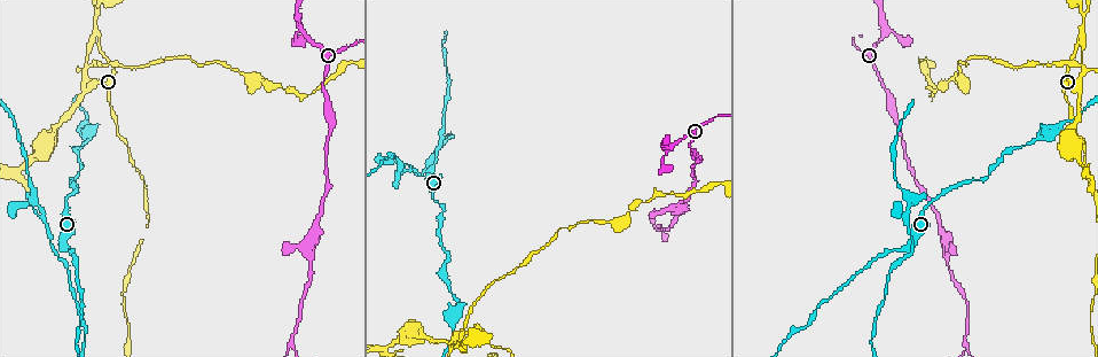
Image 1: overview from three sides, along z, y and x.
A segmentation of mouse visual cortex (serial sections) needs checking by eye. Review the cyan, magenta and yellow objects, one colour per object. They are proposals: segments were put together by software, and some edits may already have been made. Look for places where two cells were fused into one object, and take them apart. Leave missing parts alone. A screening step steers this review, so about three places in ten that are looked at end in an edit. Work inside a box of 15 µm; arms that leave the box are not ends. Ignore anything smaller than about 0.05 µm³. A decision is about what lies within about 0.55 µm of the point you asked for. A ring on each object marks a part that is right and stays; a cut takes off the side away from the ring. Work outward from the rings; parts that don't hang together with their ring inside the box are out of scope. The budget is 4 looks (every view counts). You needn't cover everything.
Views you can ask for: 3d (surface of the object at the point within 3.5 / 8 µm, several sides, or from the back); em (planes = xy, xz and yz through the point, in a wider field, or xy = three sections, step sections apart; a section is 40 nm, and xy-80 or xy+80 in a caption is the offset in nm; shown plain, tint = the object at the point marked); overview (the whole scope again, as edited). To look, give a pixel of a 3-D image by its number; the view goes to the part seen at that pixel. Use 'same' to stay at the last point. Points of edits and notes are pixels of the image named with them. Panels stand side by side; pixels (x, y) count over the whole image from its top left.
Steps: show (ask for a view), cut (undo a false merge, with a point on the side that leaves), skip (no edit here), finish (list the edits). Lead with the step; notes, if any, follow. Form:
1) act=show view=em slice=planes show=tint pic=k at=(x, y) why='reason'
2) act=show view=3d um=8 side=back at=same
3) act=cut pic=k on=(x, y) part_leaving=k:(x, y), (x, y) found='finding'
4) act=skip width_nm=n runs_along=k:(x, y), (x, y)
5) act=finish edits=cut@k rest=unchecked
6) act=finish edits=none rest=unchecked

act=show view=em slice=xy step=1 show=tint pic=1 at=(85, 71) why='thin neck'

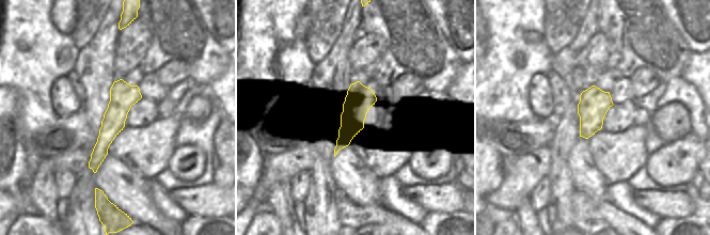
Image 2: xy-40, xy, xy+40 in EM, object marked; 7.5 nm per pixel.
act=show view=3d um=3.5 at=same why='see where the arms go'

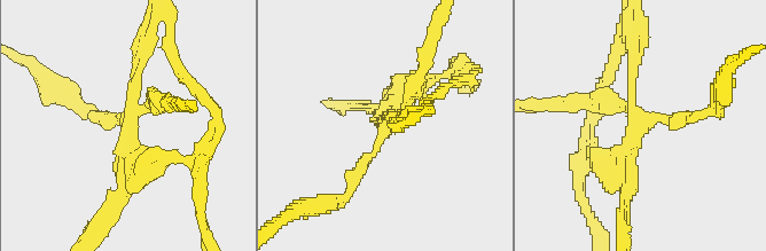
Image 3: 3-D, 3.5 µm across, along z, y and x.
act=cut pic=3 on=(620, 106) found='a second cell is stuck on'

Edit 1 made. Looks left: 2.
act=show view=3d um=3.5 pic=1 at=(909, 244) why='four-way junction'

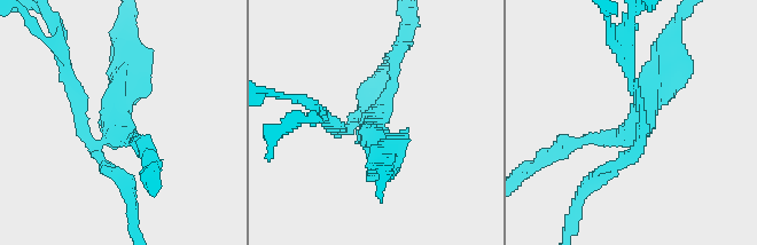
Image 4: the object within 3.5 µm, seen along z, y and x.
act=show view=em slice=planes show=tint pic=4 at=(374, 119) arms=4 arm_widths_nm=150,150,150,350

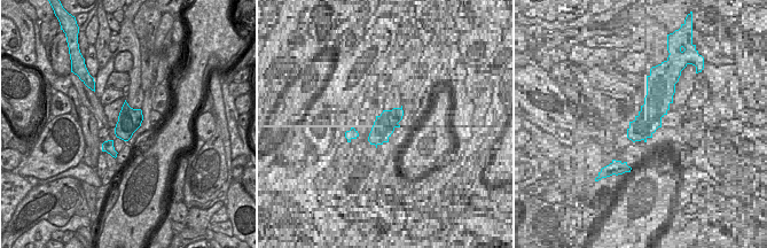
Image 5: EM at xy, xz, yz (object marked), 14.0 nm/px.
act=cut pic=4 on=(367, 88) width_nm=340 part_leaving=4:(357, 123), (335, 131), (318, 113) found='two cells meet here'

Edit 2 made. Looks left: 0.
act=finish edits=cut@3,cut@4 rest=unchecked

